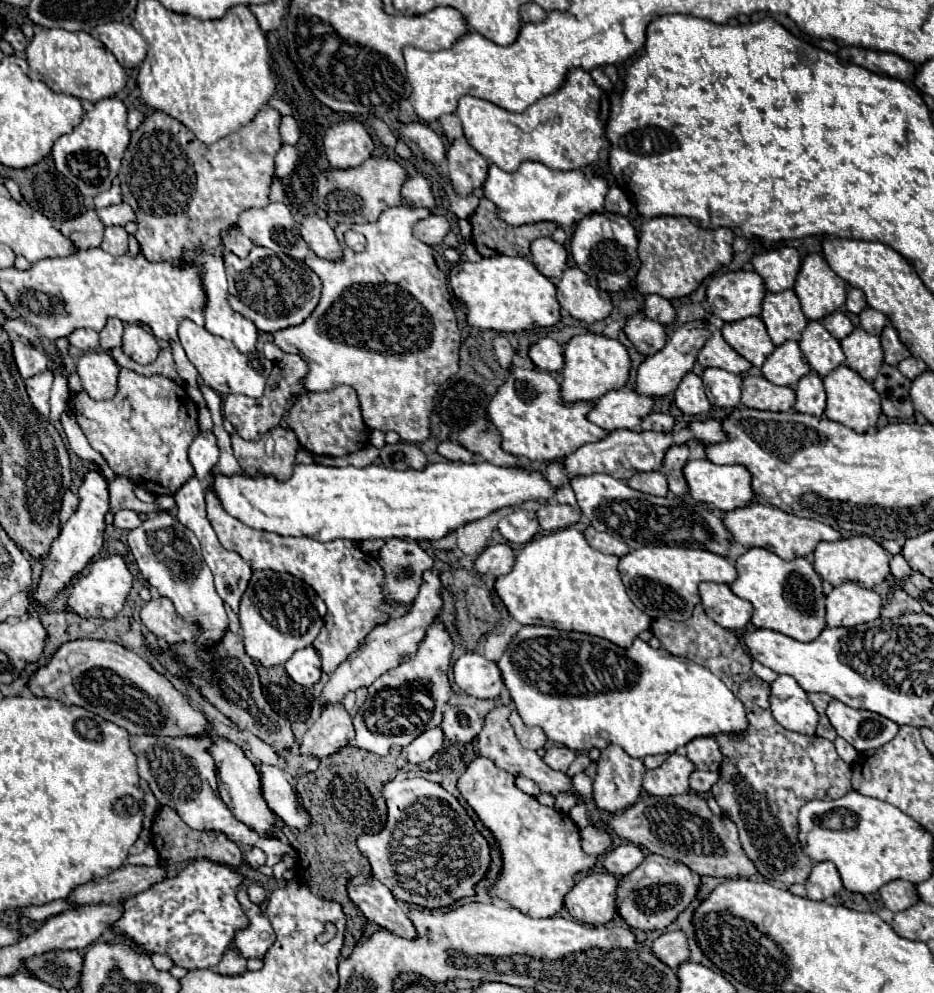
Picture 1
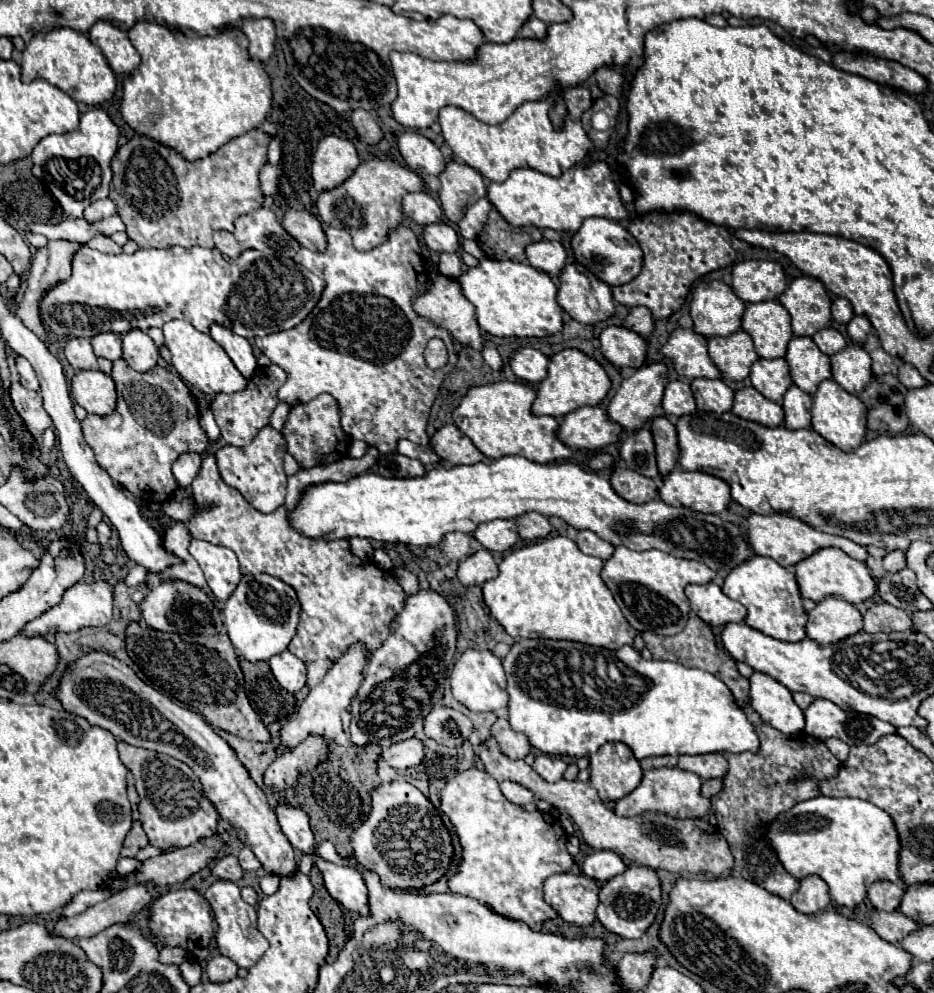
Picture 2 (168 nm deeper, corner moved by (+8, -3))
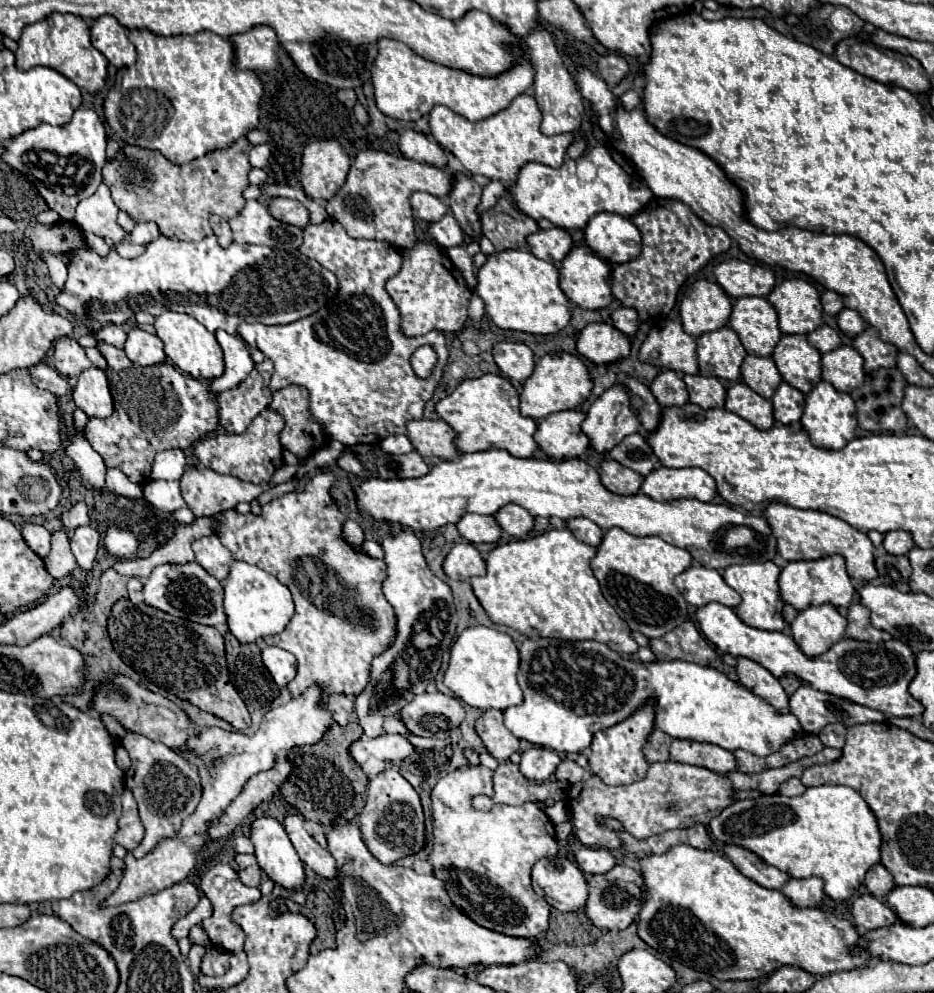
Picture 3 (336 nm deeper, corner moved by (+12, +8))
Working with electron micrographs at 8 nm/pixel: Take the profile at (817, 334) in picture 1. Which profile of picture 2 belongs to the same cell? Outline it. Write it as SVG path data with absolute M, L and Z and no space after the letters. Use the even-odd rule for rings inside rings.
M794 336L784 358L790 364L790 376L794 384L808 394L814 394L818 384L832 376L830 358L820 352L810 336Z

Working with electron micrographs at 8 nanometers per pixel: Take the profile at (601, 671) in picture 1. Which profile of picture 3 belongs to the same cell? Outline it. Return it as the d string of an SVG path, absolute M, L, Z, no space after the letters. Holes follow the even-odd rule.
M526 639L520 645L518 683L524 693L524 703L504 711L504 725L528 743L548 747L556 753L580 753L590 747L596 731L608 729L628 715L632 715L646 699L656 699L656 729L674 739L694 739L702 743L716 743L728 751L744 749L758 757L768 757L780 751L782 745L806 735L800 721L792 713L772 709L758 695L744 685L728 679L724 673L686 661L656 661L642 663L628 659L598 641L562 641L562 639Z

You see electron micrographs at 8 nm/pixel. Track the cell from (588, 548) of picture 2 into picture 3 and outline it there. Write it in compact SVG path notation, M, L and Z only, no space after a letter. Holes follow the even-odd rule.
M578 517L578 519L568 519L566 521L566 527L572 531L572 535L580 541L584 541L586 545L592 545L592 547L598 547L600 541L602 541L602 529L590 521L590 519L584 519L584 517Z

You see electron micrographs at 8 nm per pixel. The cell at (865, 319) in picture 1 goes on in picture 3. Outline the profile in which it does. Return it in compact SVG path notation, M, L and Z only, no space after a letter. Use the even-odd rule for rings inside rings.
M842 309L842 311L838 313L838 327L840 327L840 331L842 331L844 335L856 337L858 333L862 333L862 329L866 327L866 323L864 323L864 319L862 319L856 311L852 311L852 309Z

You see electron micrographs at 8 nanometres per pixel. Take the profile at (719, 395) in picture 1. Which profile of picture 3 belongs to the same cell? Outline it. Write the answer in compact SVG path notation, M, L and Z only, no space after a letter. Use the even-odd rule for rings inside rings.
M684 375L684 383L686 383L688 393L690 393L690 403L700 405L702 409L724 407L726 389L716 377Z

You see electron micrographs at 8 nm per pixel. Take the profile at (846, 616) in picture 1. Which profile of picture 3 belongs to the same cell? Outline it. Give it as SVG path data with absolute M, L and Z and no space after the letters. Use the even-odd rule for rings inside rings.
M832 605L804 609L792 621L792 639L806 657L814 659L844 637L846 625L846 617Z

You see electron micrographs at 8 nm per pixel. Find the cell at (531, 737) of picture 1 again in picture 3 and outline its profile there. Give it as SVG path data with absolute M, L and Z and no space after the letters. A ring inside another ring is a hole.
M488 709L478 717L476 733L496 761L506 761L514 751L518 751L520 741L504 727L502 711L498 709Z

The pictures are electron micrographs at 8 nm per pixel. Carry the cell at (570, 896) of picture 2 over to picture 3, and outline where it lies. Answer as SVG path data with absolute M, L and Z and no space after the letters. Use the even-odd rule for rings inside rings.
M548 857L532 867L532 887L558 911L578 911L588 899L588 885L570 859Z

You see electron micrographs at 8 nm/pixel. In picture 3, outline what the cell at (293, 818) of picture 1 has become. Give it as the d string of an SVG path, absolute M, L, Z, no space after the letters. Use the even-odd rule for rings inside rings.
M288 815L284 821L284 829L294 845L294 849L298 851L300 859L312 867L318 875L322 877L336 877L336 863L332 861L332 855L322 849L312 837L310 833L304 829L304 823L298 815Z

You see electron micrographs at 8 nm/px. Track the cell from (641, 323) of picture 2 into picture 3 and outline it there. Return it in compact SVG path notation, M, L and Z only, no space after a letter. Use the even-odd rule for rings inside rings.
M618 307L612 315L612 325L624 335L634 335L638 329L638 313L630 307Z

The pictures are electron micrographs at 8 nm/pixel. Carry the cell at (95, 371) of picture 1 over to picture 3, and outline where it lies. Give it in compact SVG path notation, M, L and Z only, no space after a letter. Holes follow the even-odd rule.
M98 367L86 369L72 391L72 399L78 409L82 409L88 417L106 419L114 411L114 401L110 395L106 373Z

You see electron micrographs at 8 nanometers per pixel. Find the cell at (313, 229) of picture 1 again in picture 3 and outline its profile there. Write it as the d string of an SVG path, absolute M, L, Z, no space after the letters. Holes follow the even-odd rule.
M274 197L274 199L270 199L268 211L270 211L270 215L276 217L278 221L288 223L288 225L296 225L296 227L300 227L300 229L304 229L304 227L310 223L306 207L304 207L300 201L296 201L296 199Z

